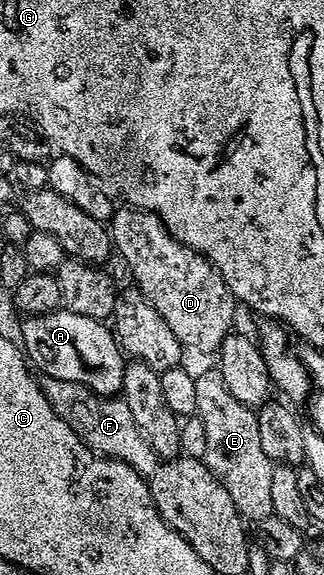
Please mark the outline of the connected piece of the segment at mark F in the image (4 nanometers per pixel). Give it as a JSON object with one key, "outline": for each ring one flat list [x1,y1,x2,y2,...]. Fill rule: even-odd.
{"outline":[[43,375,39,380,41,389,46,393,59,419,66,421,92,451,105,458,121,460,147,479,157,471,160,458,149,440,138,429,130,407,126,405,123,398,94,397,92,391,86,386,78,385,74,381,52,378,49,375]]}

